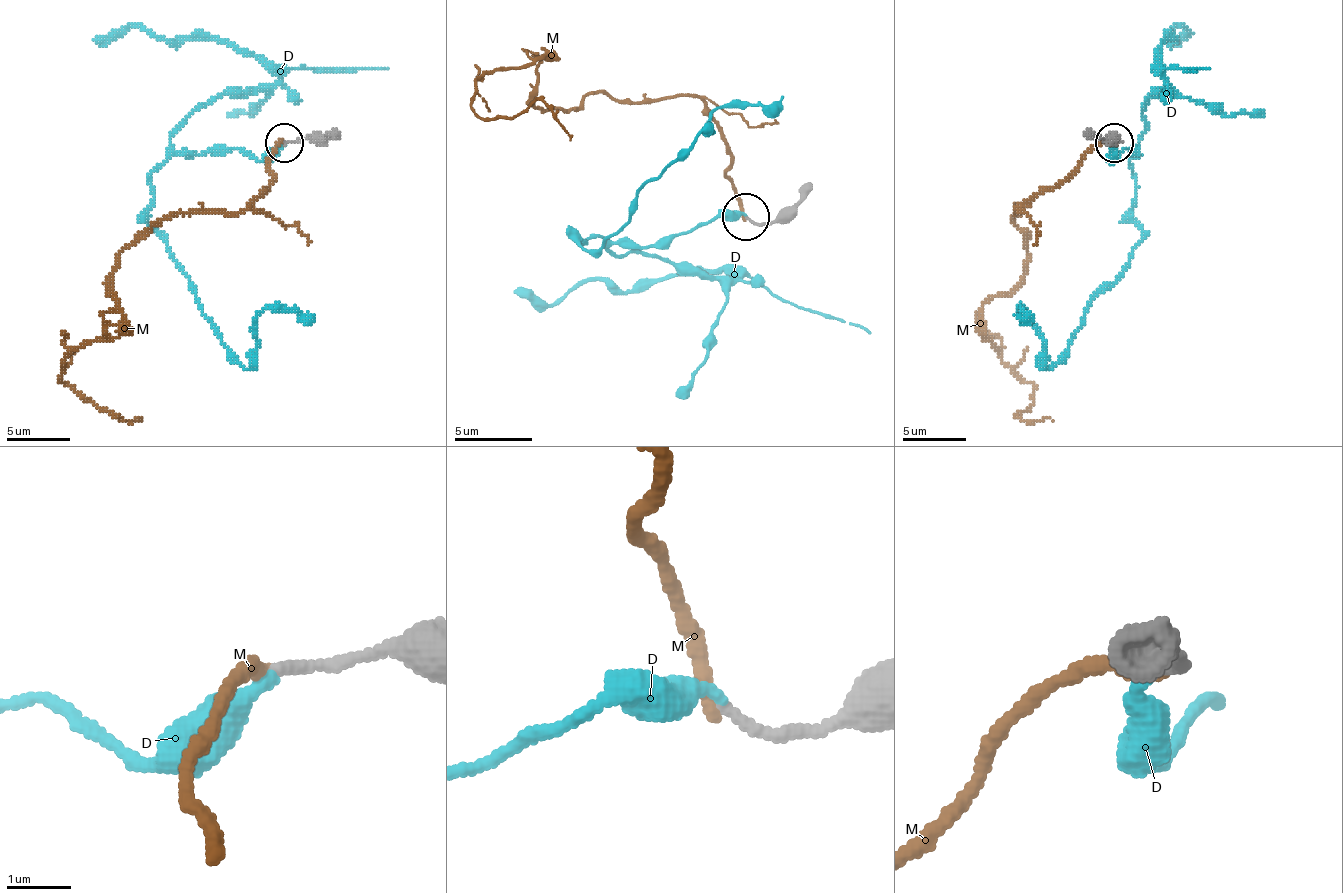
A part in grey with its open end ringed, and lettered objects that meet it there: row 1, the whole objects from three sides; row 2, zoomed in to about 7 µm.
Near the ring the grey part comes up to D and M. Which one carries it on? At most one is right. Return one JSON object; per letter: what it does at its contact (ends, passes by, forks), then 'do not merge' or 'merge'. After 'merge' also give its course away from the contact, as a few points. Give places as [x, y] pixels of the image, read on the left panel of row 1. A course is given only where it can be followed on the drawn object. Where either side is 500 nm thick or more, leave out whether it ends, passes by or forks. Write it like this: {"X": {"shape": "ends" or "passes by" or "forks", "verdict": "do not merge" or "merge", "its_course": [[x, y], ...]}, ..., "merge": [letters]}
{"D": {"shape": "ends", "verdict": "merge", "its_course": [[285, 142], [259, 161], [237, 148], [170, 155], [151, 174], [147, 225], [247, 369], [266, 308], [314, 315]]}, "M": {"shape": "ends", "verdict": "do not merge"}, "merge": ["D"]}

